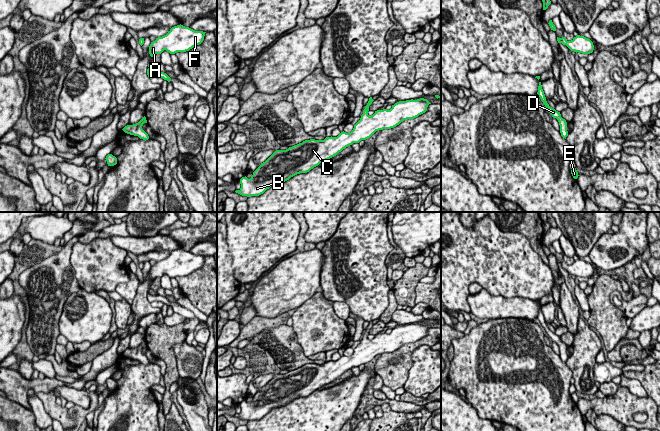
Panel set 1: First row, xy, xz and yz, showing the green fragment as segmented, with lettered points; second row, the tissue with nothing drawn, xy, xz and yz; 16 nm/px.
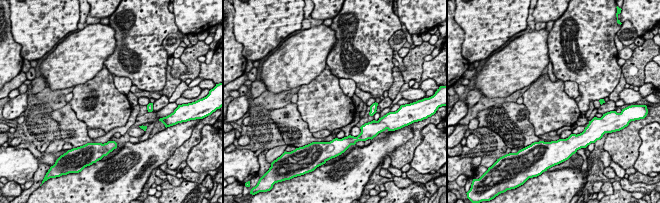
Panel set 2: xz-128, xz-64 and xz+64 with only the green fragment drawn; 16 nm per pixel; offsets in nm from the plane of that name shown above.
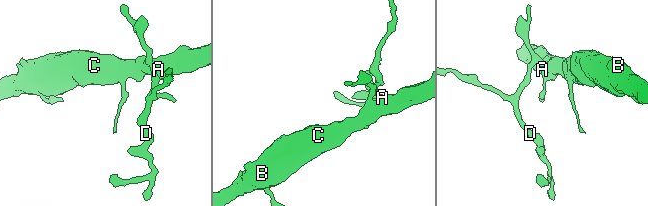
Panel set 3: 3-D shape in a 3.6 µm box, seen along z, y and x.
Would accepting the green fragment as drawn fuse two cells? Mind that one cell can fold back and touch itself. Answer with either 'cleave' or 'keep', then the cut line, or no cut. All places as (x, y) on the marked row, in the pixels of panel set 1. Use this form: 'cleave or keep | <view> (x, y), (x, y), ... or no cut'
keep | no cut

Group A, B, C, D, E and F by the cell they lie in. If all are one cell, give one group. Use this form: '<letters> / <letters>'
A B C D E F

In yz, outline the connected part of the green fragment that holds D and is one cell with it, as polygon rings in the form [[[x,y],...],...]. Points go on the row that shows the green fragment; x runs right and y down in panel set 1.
[[[539,82],[537,94],[540,97],[543,104],[545,105],[545,107],[547,108],[547,110],[549,111],[549,113],[552,115],[552,117],[556,118],[558,120],[559,125],[560,125],[561,136],[566,139],[566,137],[568,136],[567,122],[565,119],[563,119],[561,117],[560,112],[556,111],[554,108],[550,107],[549,104],[547,103],[544,91],[542,89],[541,82]]]

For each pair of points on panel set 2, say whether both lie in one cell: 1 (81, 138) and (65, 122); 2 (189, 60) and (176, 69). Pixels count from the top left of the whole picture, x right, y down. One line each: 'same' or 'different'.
1: same
2: different

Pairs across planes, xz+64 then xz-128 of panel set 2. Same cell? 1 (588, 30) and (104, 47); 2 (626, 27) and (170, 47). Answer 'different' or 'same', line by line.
1: different
2: same

